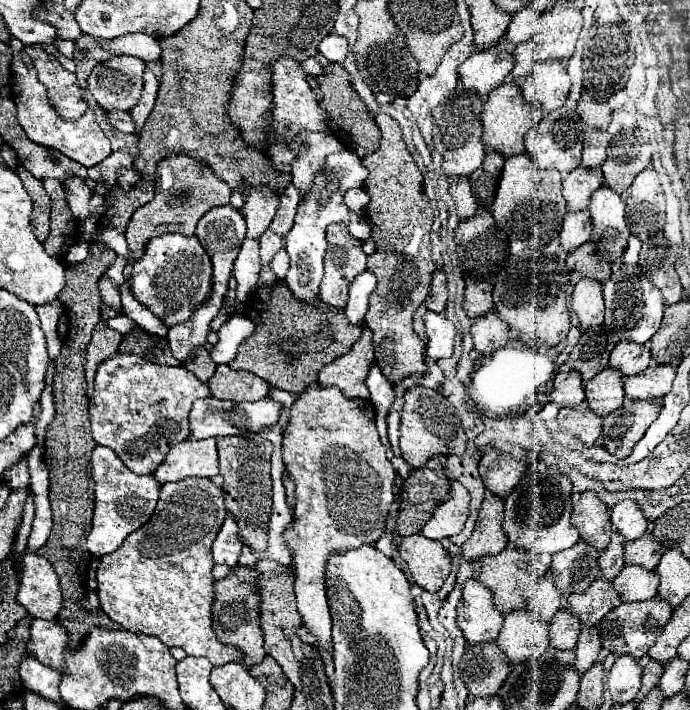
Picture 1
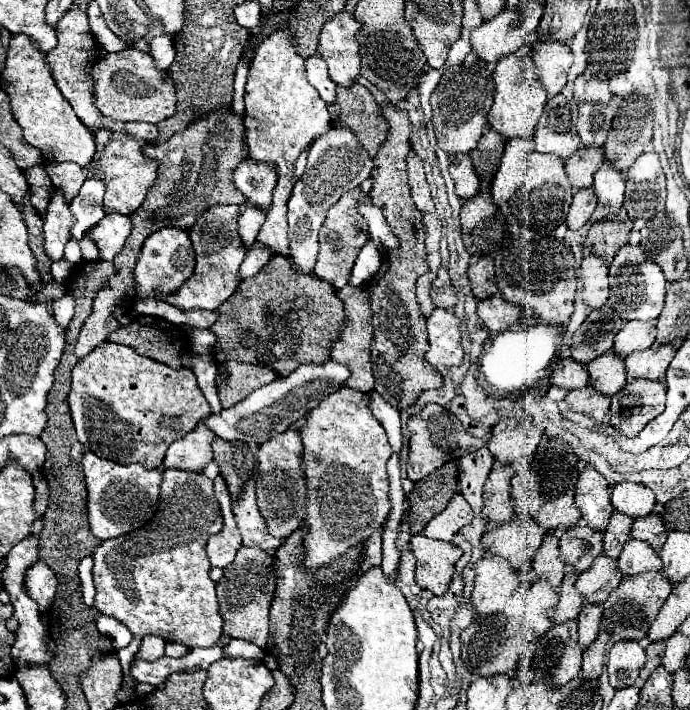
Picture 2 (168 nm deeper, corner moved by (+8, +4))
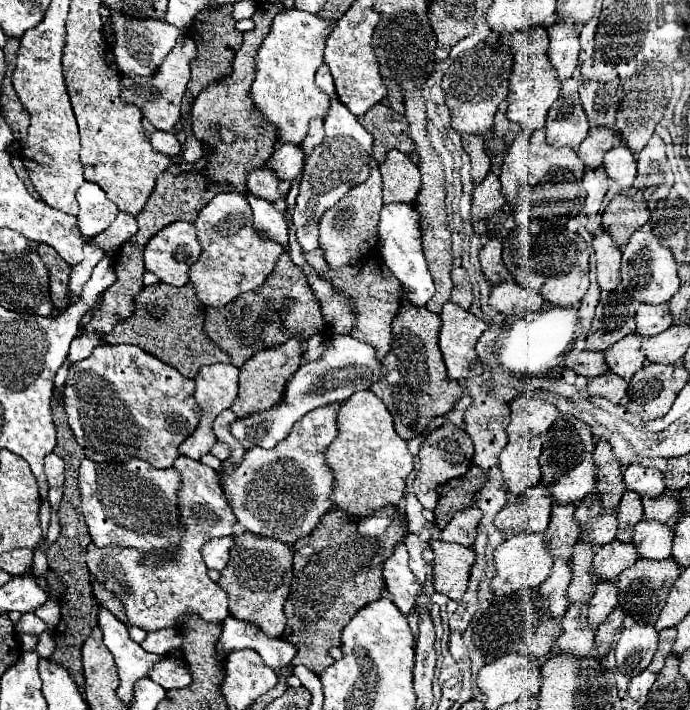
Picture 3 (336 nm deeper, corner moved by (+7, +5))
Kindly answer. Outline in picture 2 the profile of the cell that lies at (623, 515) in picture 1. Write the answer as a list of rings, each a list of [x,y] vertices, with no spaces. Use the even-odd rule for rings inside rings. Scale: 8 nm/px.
[[[621,482],[611,492],[611,504],[617,512],[627,514],[629,518],[645,518],[655,506],[655,496],[641,484]]]

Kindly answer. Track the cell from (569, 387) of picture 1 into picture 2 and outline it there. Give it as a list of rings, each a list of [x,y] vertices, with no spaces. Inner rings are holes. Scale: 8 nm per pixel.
[[[565,358],[565,360],[557,360],[553,364],[553,372],[549,376],[549,382],[557,388],[563,390],[579,390],[587,386],[587,370],[583,364]]]

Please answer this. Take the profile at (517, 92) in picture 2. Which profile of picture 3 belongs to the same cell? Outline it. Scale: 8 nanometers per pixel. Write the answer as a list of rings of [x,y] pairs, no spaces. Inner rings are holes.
[[[534,25],[530,29],[518,29],[512,35],[512,53],[514,53],[514,71],[510,77],[510,93],[508,93],[508,119],[520,123],[524,129],[536,131],[546,123],[548,109],[560,95],[560,81],[554,73],[554,67],[548,59],[548,33],[542,25]]]

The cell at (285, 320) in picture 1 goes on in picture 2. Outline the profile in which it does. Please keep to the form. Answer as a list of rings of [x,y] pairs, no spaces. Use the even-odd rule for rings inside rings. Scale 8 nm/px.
[[[277,254],[265,266],[265,270],[261,270],[251,278],[245,278],[237,288],[237,292],[219,306],[219,320],[211,326],[211,330],[217,334],[213,356],[217,362],[239,360],[247,364],[259,364],[271,368],[275,374],[283,378],[293,370],[297,370],[297,366],[301,364],[325,362],[343,326],[345,326],[345,310],[333,286],[329,286],[323,280],[317,280],[315,276],[303,276],[293,272],[289,260]]]

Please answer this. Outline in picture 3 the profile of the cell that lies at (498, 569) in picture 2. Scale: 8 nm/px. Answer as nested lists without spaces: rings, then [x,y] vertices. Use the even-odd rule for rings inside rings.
[[[518,533],[510,535],[496,551],[494,551],[494,565],[496,565],[496,577],[492,579],[492,591],[520,591],[528,587],[538,587],[546,577],[550,575],[554,557],[548,549],[548,541],[544,533]]]

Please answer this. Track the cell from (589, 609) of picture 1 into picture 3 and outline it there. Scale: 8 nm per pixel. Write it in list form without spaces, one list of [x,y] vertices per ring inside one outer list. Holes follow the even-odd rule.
[[[614,539],[604,547],[596,547],[592,573],[600,579],[616,579],[624,569],[634,565],[636,559],[638,551],[632,543],[620,543],[618,539]]]

